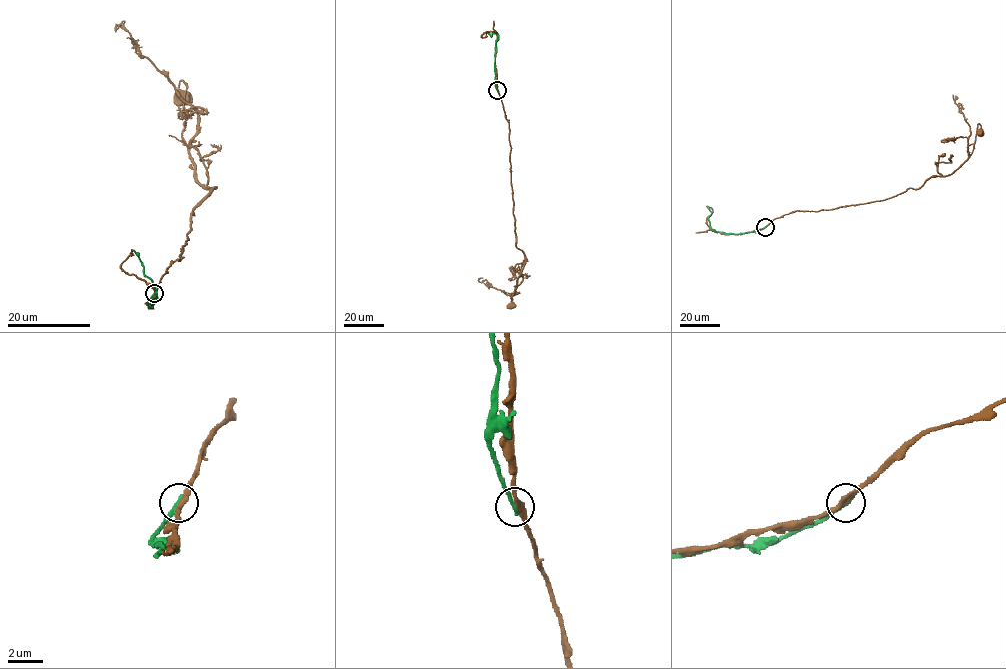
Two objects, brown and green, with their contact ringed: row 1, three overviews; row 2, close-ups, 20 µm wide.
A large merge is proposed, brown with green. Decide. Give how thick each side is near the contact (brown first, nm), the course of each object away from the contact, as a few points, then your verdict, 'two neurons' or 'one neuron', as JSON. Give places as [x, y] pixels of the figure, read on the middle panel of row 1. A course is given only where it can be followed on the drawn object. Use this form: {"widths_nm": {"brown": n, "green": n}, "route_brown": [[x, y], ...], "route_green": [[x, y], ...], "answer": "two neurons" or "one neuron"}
{"widths_nm": {"brown": 280, "green": 280}, "route_brown": [[497, 90], [509, 123], [516, 246], [525, 257], [517, 287], [511, 298], [512, 304]], "route_green": [[497, 90], [495, 49], [498, 37], [495, 33], [490, 36], [486, 31]], "answer": "two neurons"}

